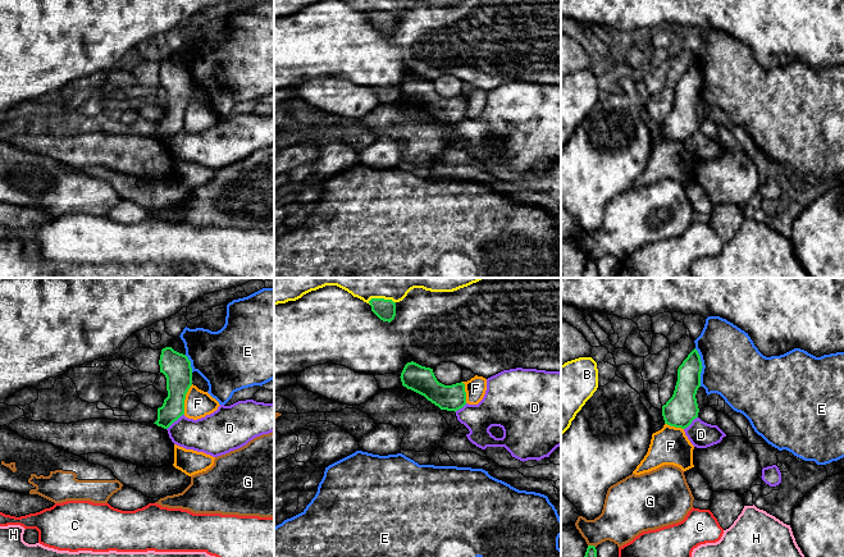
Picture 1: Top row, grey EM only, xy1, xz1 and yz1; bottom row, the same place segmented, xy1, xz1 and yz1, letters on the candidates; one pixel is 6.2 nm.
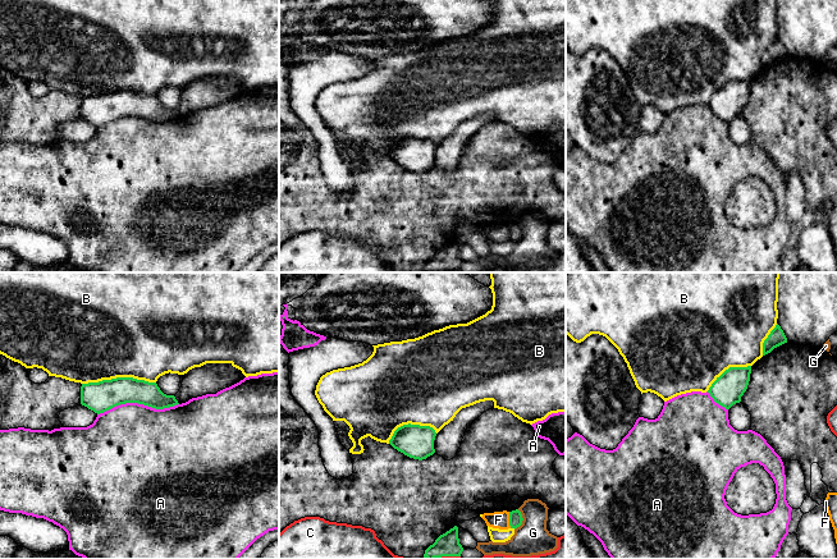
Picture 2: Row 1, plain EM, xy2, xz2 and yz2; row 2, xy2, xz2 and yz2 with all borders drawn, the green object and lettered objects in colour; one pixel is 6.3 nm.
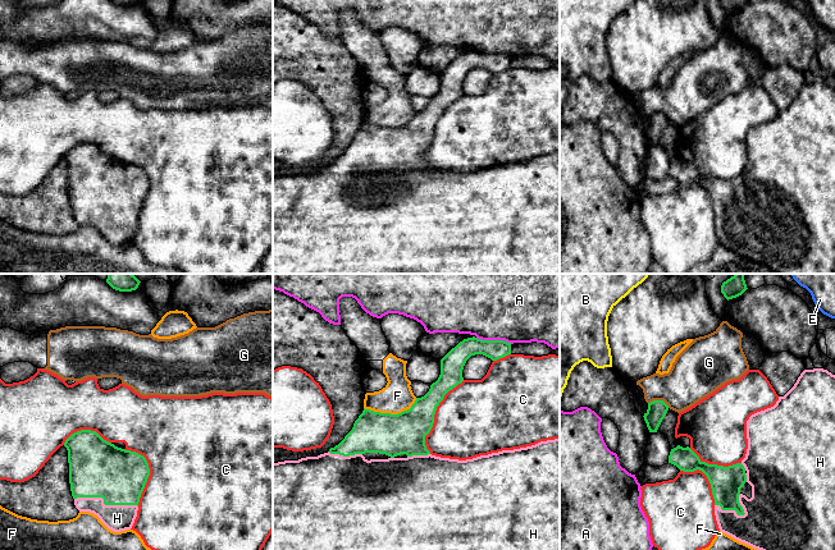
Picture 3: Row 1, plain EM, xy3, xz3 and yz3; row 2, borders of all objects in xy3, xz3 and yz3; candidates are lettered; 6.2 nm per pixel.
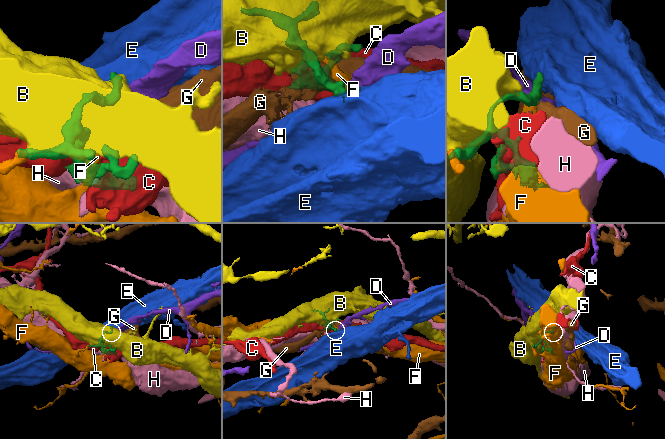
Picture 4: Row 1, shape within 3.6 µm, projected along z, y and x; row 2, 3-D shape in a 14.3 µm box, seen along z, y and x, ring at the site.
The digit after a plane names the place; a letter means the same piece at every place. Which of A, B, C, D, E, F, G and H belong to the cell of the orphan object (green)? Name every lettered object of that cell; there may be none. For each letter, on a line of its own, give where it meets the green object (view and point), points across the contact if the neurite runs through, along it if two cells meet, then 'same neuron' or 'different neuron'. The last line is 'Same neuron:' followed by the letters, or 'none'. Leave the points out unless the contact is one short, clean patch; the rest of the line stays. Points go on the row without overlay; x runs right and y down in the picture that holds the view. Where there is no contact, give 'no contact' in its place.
A: meets green in xy2 at (137, 115); different neuron
B: meets green in xy2 at (118, 91); different neuron
C: meets green in xz3 at (434, 127); different neuron
D: meets green in xy1 at (174, 133); border along xy1 (183, 127), (167, 142); different neuron
E: meets green in yz1 at (702, 80); border along yz1 (694, 62), (702, 80), (701, 99); different neuron
F: meets green in xz3 at (389, 127); different neuron
G: meets green in xz2 at (522, 233); different neuron
H: meets green in xy3 at (105, 218); same neuron
Same neuron: H

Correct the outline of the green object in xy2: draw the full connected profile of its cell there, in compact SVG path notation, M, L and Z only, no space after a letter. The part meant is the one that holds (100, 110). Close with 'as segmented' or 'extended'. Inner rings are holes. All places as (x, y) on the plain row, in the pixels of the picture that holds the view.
M116 91L81 100L81 118L97 128L125 116L138 116L155 123L179 118L174 109L164 107L156 96L133 91Z; as segmented

